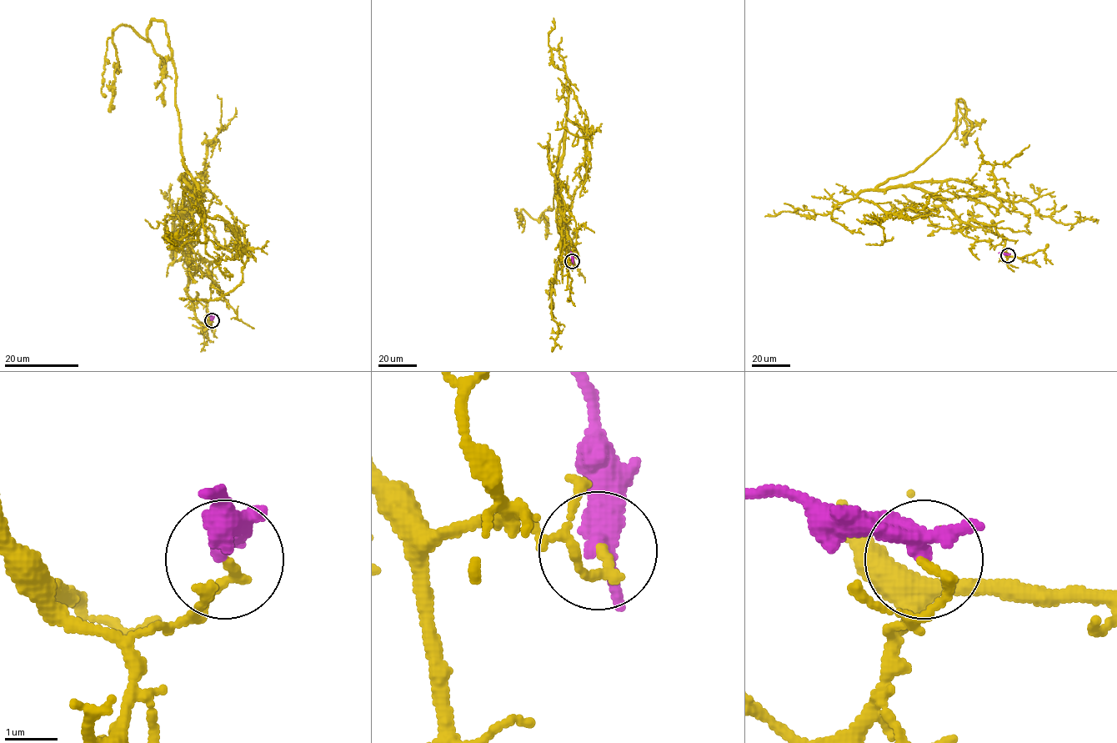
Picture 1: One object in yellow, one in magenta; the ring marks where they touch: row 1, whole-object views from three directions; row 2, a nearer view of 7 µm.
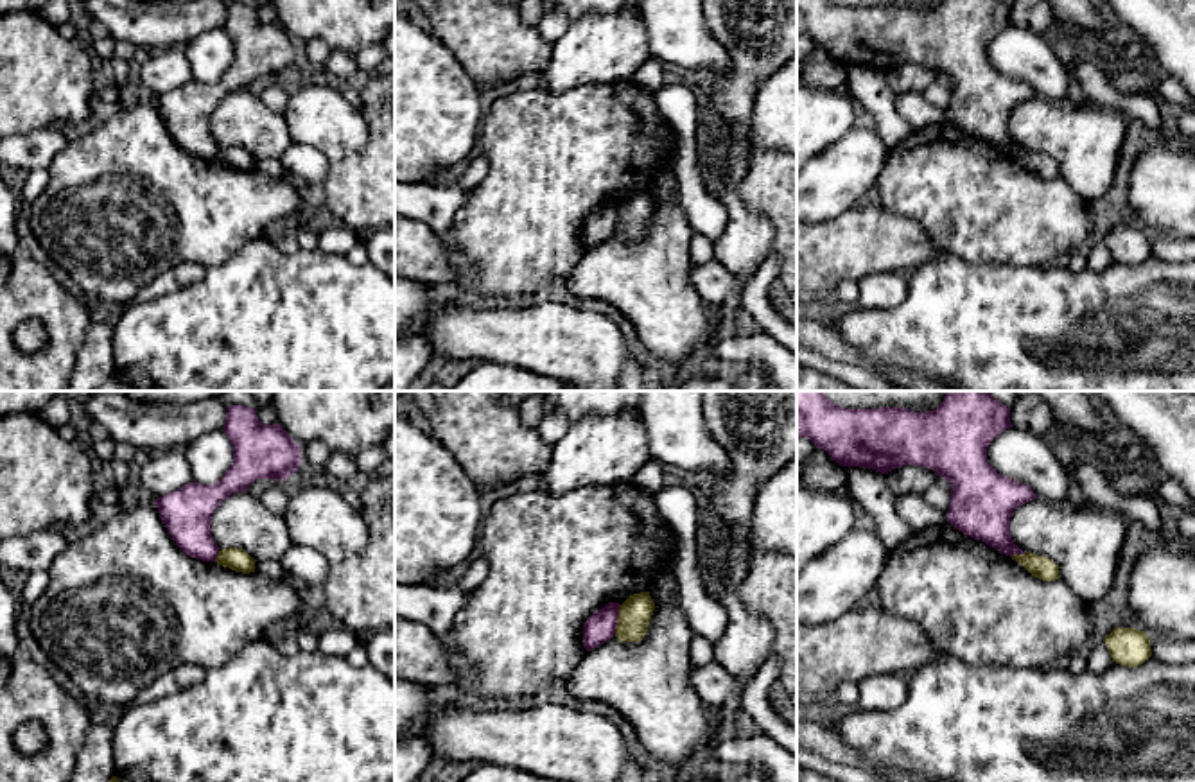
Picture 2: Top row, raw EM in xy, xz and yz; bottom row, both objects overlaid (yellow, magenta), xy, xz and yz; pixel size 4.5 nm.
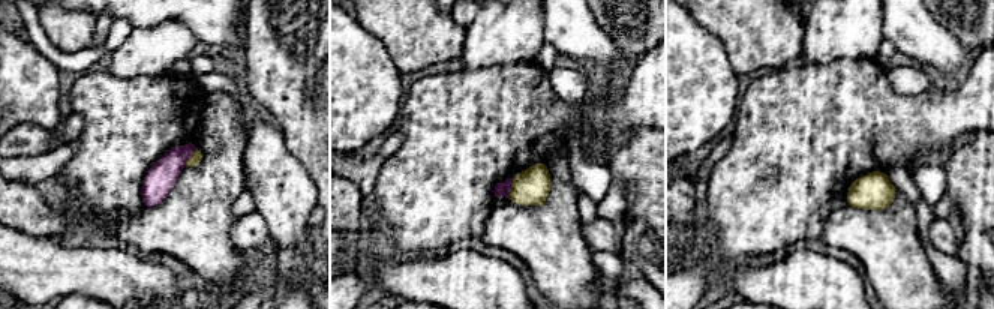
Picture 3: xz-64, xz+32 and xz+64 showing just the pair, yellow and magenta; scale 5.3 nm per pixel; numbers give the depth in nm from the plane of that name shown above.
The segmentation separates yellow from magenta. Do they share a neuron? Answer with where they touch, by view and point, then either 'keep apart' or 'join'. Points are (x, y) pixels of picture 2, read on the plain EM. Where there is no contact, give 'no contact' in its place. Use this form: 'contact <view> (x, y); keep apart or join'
contact xz (618, 217); keep apart

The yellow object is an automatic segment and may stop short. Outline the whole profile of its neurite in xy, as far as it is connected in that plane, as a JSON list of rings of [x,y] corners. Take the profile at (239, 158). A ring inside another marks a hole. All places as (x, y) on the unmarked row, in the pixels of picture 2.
[[[237,145],[221,147],[215,160],[235,170],[242,170],[242,172],[255,170],[255,158],[244,147],[237,147]]]

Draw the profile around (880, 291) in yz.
[[[883,271],[858,282],[858,305],[867,310],[888,310],[908,296],[908,274],[904,271]]]

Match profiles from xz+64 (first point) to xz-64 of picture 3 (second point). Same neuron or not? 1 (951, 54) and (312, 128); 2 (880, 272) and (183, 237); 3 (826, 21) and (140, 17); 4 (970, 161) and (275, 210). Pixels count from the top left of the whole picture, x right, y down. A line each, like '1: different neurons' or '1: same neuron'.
1: different neurons
2: same neuron
3: different neurons
4: different neurons

